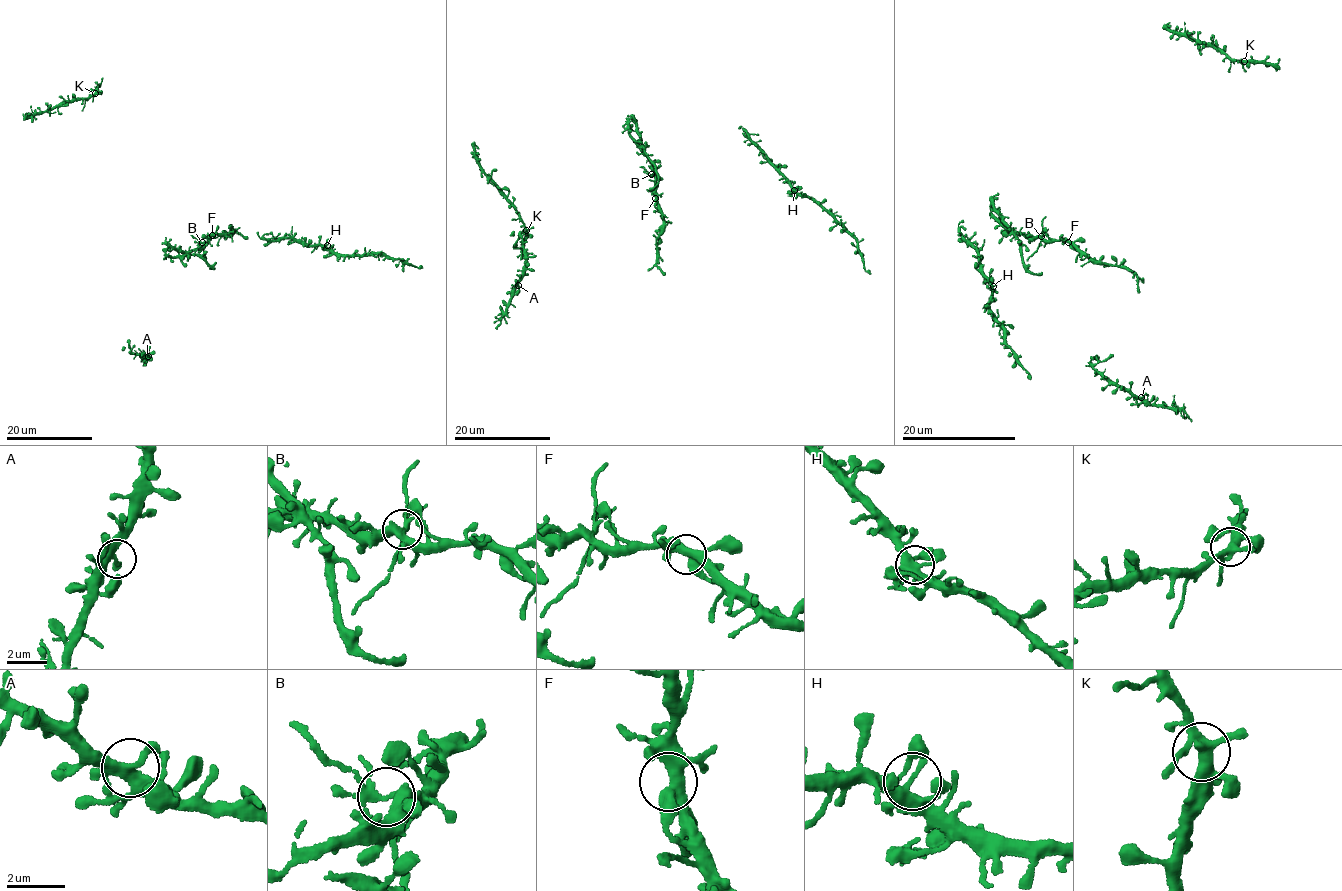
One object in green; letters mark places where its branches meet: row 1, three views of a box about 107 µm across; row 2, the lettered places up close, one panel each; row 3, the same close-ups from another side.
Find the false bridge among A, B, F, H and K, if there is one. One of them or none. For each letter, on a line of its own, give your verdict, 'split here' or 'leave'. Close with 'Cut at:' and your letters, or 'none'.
A: leave
B: split here
F: leave
H: leave
K: leave
Cut at: B

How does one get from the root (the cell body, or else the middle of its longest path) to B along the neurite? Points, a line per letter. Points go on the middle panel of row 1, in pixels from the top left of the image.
B: (657, 202), (652, 174)

